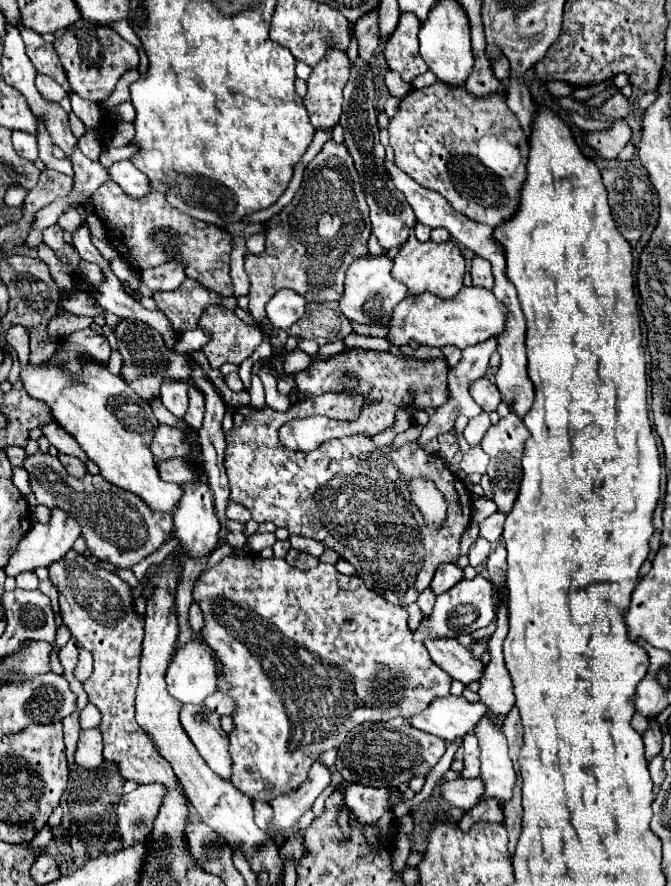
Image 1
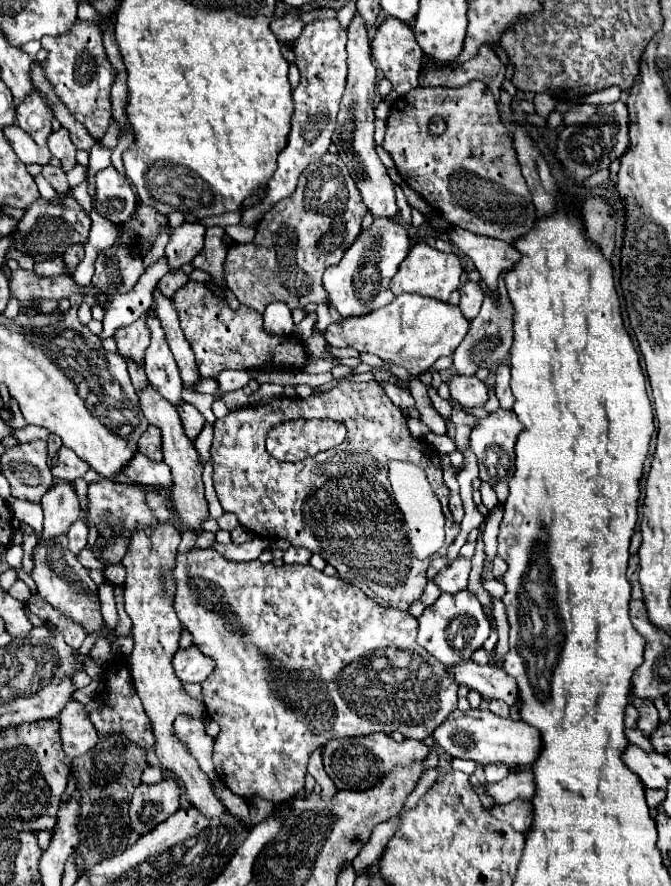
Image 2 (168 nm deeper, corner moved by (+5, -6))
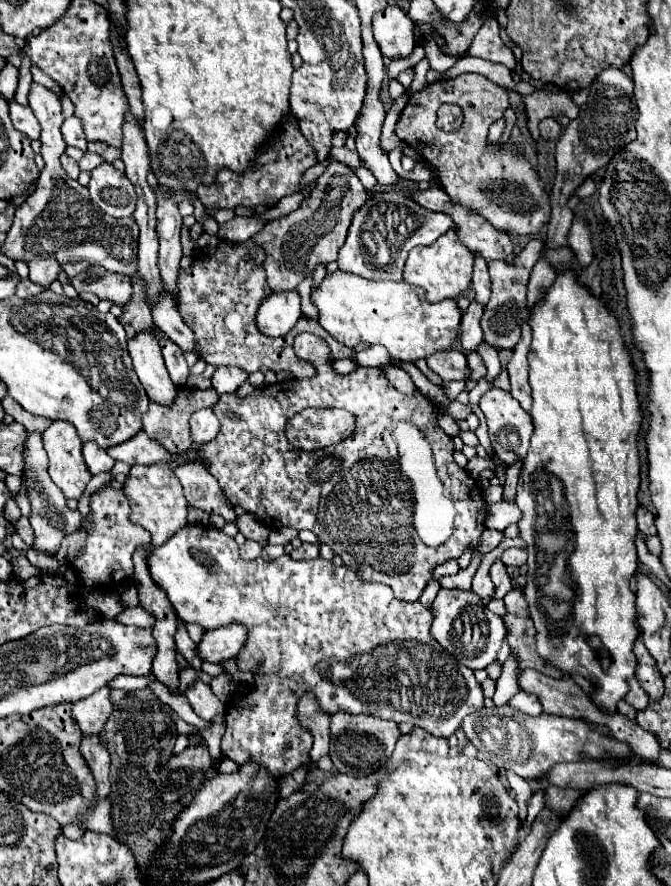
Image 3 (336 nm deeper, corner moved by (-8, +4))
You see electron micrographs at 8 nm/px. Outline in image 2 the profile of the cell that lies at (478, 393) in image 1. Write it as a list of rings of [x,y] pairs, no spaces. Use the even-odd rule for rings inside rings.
[[[452,375],[448,379],[448,389],[450,395],[466,407],[482,407],[488,399],[488,387],[476,377]]]

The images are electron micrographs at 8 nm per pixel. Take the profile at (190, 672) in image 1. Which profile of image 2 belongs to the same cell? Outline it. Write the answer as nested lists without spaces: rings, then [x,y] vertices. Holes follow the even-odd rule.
[[[198,647],[180,649],[174,655],[174,671],[182,683],[202,683],[214,669],[214,659],[202,655]]]

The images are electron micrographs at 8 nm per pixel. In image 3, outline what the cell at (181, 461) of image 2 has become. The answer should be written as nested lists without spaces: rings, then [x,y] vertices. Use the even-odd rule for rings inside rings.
[[[139,333],[135,339],[129,339],[129,353],[137,377],[145,387],[149,399],[163,407],[173,405],[179,387],[175,387],[175,383],[167,373],[165,361],[161,357],[159,341],[149,333]]]

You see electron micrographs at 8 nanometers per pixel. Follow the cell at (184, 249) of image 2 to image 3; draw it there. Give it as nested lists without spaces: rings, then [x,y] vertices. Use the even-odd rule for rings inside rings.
[[[293,117],[283,127],[285,127],[283,137],[277,143],[273,143],[271,151],[259,157],[259,169],[255,169],[255,173],[247,173],[247,177],[235,177],[235,173],[219,173],[219,181],[215,181],[215,185],[209,185],[207,189],[197,189],[197,197],[203,203],[207,215],[213,217],[219,209],[235,209],[235,207],[255,207],[255,205],[273,207],[281,197],[297,191],[303,171],[315,165],[315,157],[311,157],[311,147],[307,145],[307,141],[299,137],[299,129]]]

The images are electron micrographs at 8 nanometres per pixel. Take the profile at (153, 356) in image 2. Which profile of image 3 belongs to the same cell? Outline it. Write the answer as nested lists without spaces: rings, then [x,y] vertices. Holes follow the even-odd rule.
[[[169,339],[159,341],[159,347],[161,347],[163,359],[165,359],[165,365],[169,369],[169,375],[173,379],[173,383],[183,387],[185,381],[187,381],[187,375],[189,375],[189,367],[187,367],[183,351],[173,341],[169,341]]]

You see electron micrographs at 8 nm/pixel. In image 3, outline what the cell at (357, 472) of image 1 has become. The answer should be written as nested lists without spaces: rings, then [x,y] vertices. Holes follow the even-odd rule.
[[[311,333],[297,335],[293,347],[301,359],[307,359],[317,367],[317,375],[313,379],[285,379],[281,383],[263,385],[257,387],[245,399],[237,395],[221,395],[217,405],[213,407],[213,411],[221,421],[221,429],[213,441],[201,445],[199,455],[205,453],[209,471],[219,481],[231,505],[241,505],[247,513],[259,517],[271,531],[279,531],[281,525],[313,531],[319,537],[319,543],[327,543],[337,555],[341,555],[343,563],[349,569],[353,569],[361,579],[371,583],[385,583],[395,591],[397,599],[415,601],[423,593],[437,565],[445,563],[451,557],[463,555],[463,551],[469,545],[479,545],[479,537],[485,529],[485,511],[487,511],[487,505],[483,501],[483,491],[479,483],[471,479],[469,473],[453,461],[453,451],[455,451],[453,441],[437,425],[433,415],[435,407],[429,403],[429,399],[425,399],[423,395],[415,397],[401,395],[397,389],[389,385],[387,377],[379,369],[357,367],[357,371],[349,375],[337,375],[331,369],[327,343]],[[307,407],[339,407],[351,411],[357,417],[353,435],[339,445],[331,445],[327,449],[317,449],[317,451],[299,451],[291,447],[283,433],[285,421],[293,417],[297,411],[303,411]],[[227,411],[233,411],[237,417],[229,417]],[[397,421],[409,421],[417,425],[427,439],[409,423],[399,423],[391,433],[385,433]],[[437,473],[441,479],[437,477]],[[441,481],[445,483],[445,487]],[[445,489],[451,493],[451,497]],[[455,509],[457,509],[457,527],[453,525]],[[417,541],[423,543],[427,549],[415,549]],[[427,543],[437,549],[431,549]]]

